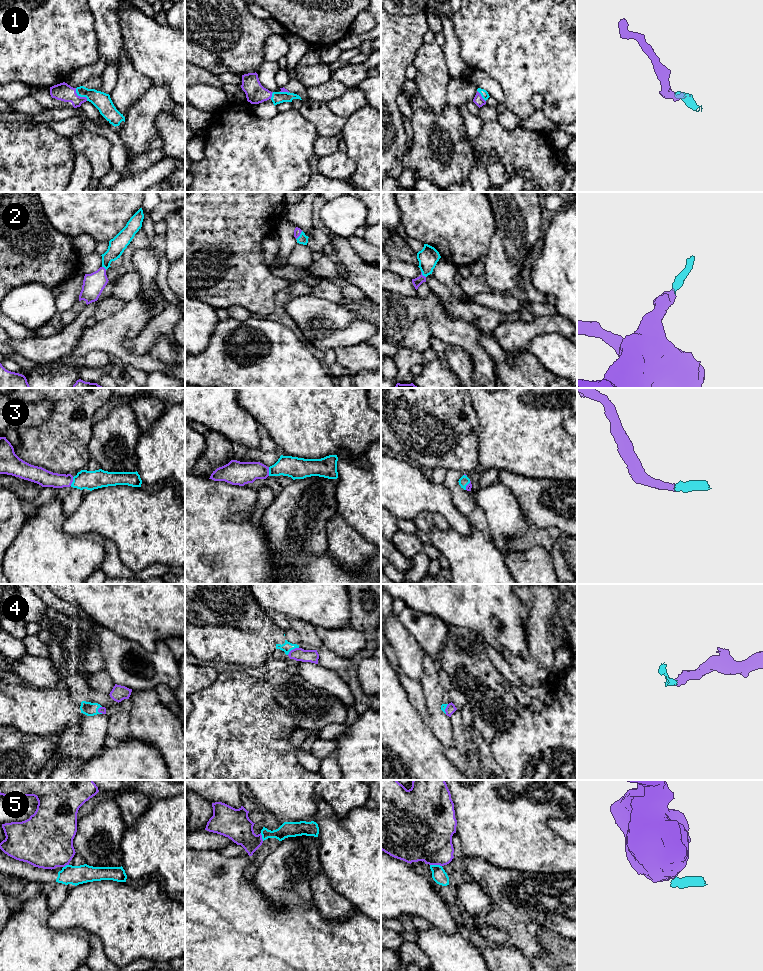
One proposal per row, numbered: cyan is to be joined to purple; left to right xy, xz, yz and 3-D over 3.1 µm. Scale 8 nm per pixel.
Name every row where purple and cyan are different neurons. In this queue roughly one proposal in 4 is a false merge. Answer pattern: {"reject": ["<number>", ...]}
{"reject": ["5"]}

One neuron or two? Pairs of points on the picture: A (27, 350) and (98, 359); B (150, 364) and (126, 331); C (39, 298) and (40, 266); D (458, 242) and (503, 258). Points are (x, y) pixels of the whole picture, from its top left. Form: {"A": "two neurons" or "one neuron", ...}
{"A": "two neurons", "B": "one neuron", "C": "two neurons", "D": "two neurons"}

